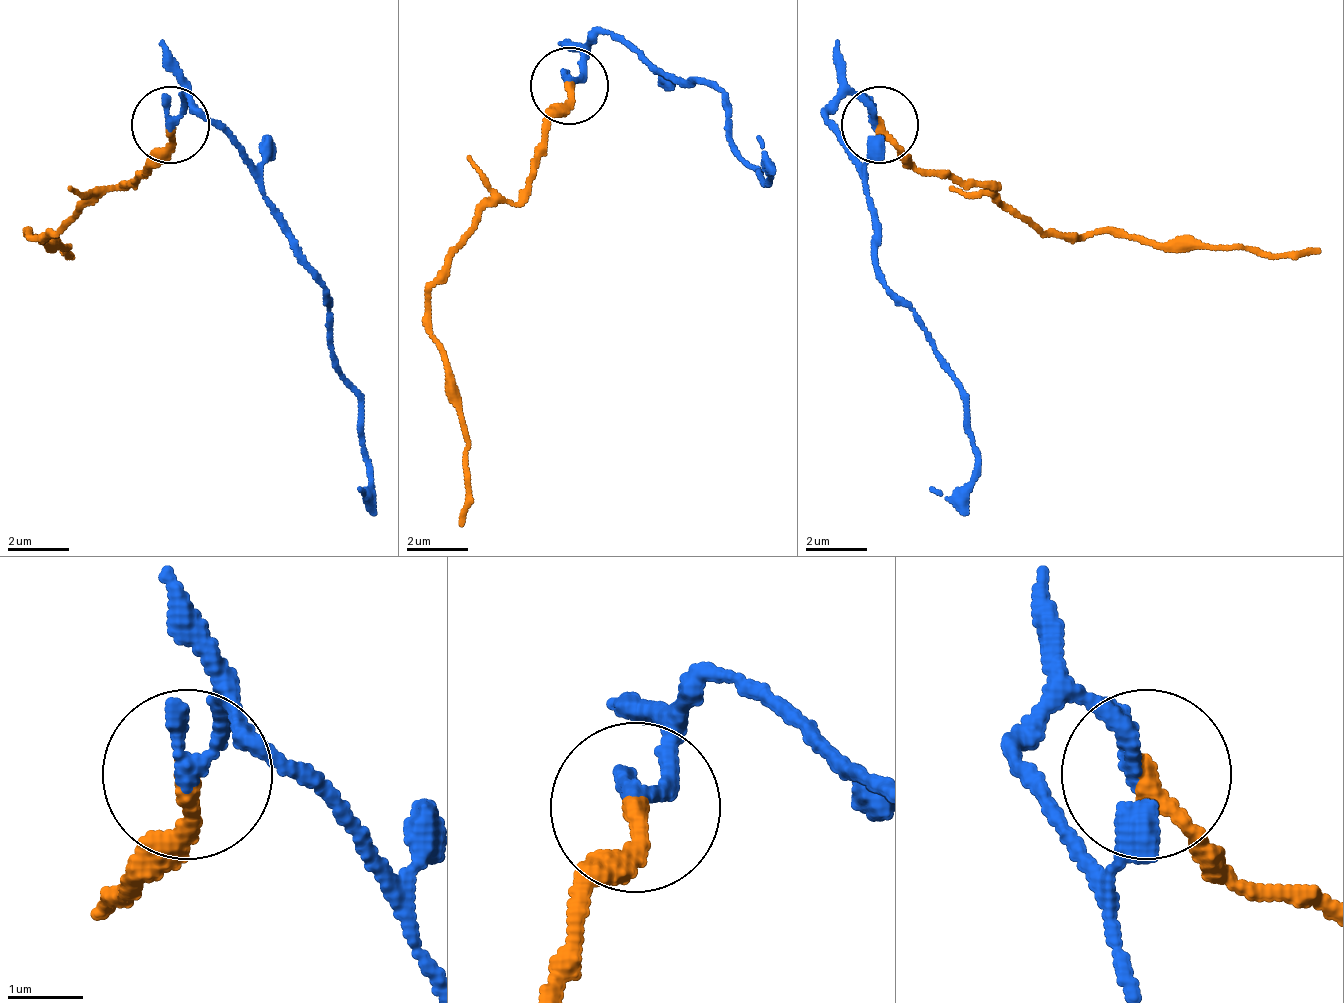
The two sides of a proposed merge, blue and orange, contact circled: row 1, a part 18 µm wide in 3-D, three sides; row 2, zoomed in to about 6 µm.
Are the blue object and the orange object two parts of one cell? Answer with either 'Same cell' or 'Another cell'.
Another cell

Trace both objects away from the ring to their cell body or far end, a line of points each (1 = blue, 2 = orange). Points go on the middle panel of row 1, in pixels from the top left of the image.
1: (571, 84), (586, 45), (610, 30), (648, 68), (710, 84), (733, 145), (764, 184), (764, 153), (756, 138)
2: (571, 84), (540, 130), (532, 176), (478, 215), (432, 292), (432, 331), (463, 423), (463, 523)

